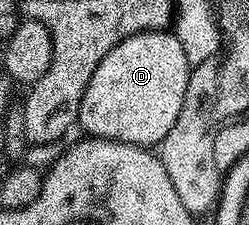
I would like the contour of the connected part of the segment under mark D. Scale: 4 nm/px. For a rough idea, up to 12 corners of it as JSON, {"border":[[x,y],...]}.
{"border":[[175,32],[118,43],[90,75],[79,128],[159,146],[189,72]]}

